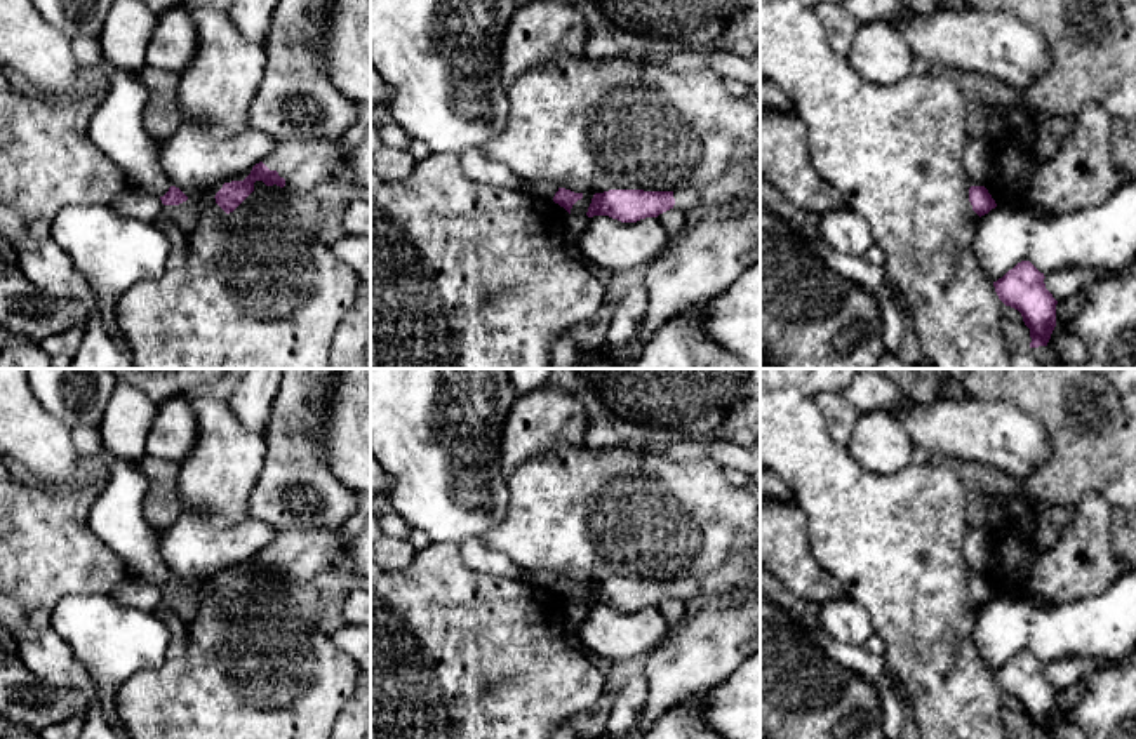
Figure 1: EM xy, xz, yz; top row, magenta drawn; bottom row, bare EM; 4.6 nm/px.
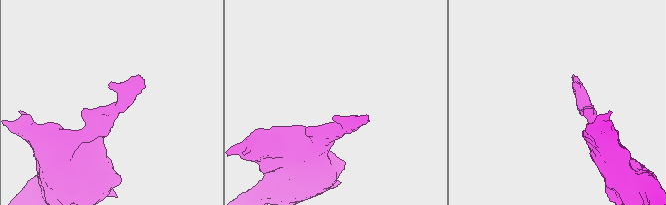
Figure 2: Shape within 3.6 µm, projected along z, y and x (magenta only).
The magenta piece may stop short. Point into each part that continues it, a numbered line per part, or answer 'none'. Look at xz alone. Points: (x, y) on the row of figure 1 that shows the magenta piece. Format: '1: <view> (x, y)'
1: xz (686, 199)

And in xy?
1: xy (303, 164)

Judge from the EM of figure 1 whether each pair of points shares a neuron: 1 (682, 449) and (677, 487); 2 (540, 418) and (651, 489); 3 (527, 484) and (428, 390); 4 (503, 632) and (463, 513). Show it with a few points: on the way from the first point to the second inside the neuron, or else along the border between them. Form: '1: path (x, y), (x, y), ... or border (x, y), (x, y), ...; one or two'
1: border (641, 451), (674, 459), (714, 459), (721, 466); two
2: border (581, 442), (557, 446), (540, 456); two
3: border (507, 477), (508, 510), (503, 517); two
4: border (432, 541), (453, 541), (458, 546); two

